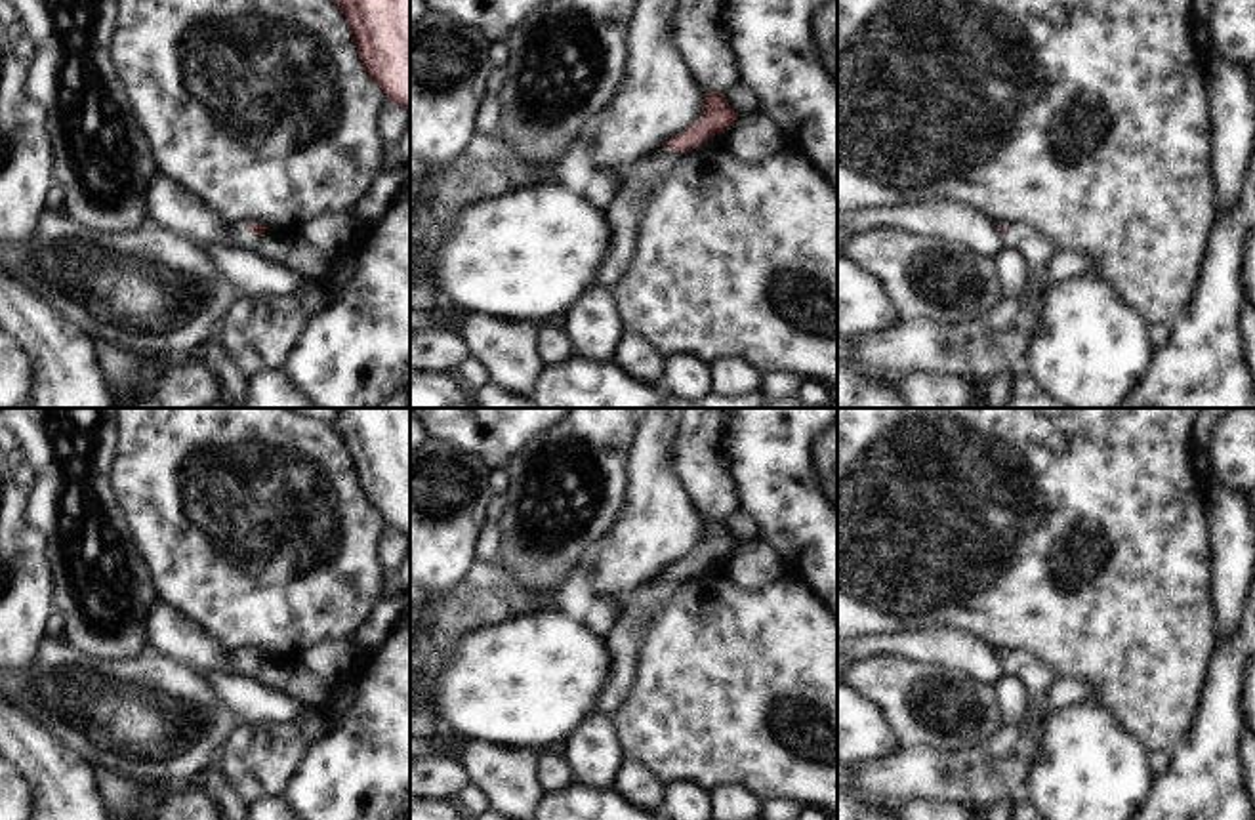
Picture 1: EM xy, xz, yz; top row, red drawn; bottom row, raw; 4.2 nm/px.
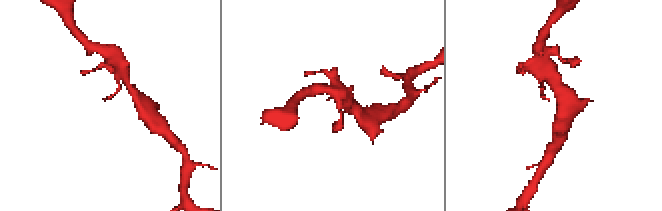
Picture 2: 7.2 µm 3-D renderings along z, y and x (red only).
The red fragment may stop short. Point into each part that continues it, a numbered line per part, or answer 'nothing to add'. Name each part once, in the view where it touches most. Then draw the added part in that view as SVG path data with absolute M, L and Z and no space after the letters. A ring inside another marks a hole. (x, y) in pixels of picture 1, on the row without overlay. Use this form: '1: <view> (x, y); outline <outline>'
1: xy (241, 662); outline M246 652L231 654L233 673L240 673L240 675L252 677L257 671L259 664L261 662L252 660Z

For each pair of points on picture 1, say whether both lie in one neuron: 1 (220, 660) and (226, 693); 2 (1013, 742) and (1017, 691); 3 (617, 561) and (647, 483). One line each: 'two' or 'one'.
1: two
2: two
3: one

